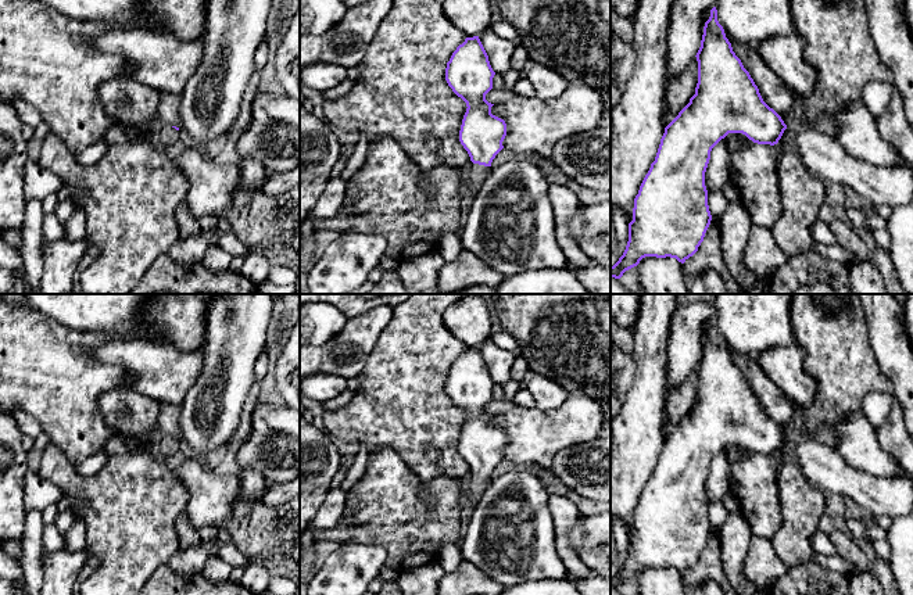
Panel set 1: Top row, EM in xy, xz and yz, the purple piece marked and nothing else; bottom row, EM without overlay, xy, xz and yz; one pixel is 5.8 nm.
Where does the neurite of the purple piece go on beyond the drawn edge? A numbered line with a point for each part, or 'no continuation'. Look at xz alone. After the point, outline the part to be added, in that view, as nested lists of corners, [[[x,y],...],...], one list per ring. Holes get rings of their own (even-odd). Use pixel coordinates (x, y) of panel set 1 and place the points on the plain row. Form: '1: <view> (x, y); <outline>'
1: xz (473, 491); [[[473,474],[470,483],[463,490],[463,501],[473,502],[476,506],[488,483],[490,477]]]

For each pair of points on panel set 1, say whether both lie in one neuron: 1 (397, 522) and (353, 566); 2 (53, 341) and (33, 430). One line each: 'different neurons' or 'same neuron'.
1: different neurons
2: different neurons

